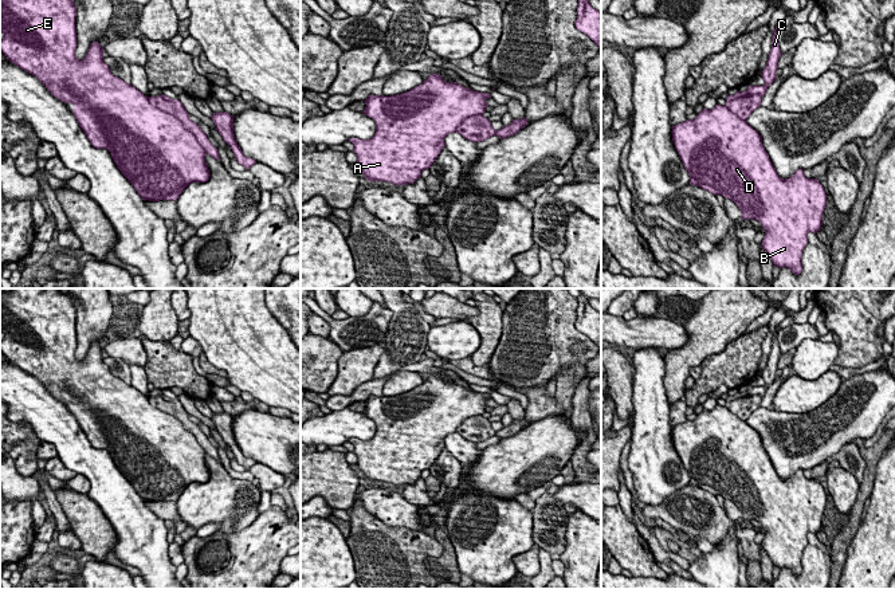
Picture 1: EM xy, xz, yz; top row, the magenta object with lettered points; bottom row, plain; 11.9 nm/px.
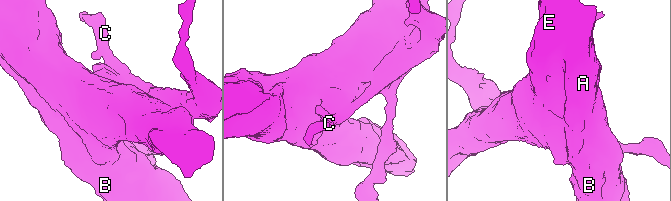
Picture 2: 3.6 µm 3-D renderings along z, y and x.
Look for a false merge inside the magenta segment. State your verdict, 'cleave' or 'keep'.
cleave

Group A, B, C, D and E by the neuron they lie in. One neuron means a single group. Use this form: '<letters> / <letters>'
A B D E / C

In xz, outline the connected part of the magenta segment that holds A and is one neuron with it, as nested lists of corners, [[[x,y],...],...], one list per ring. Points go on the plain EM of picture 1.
[[[433,373],[409,392],[390,397],[369,396],[364,401],[366,407],[362,413],[376,423],[376,433],[370,440],[349,440],[354,445],[357,466],[370,483],[413,484],[445,448],[444,439],[455,433],[466,419],[486,412],[487,398],[491,398],[487,393],[470,390],[454,380],[447,384],[441,376]]]

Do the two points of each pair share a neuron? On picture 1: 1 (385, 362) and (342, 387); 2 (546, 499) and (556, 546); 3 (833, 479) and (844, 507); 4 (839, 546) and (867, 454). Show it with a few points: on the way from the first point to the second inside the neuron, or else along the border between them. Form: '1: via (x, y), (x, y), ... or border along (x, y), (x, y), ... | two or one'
1: border along (384, 348), (372, 377) | two
2: via (549, 511), (549, 525), (554, 534) | one
3: via (840, 486), (844, 491), (844, 501) | one
4: via (851, 523), (870, 476) | one

